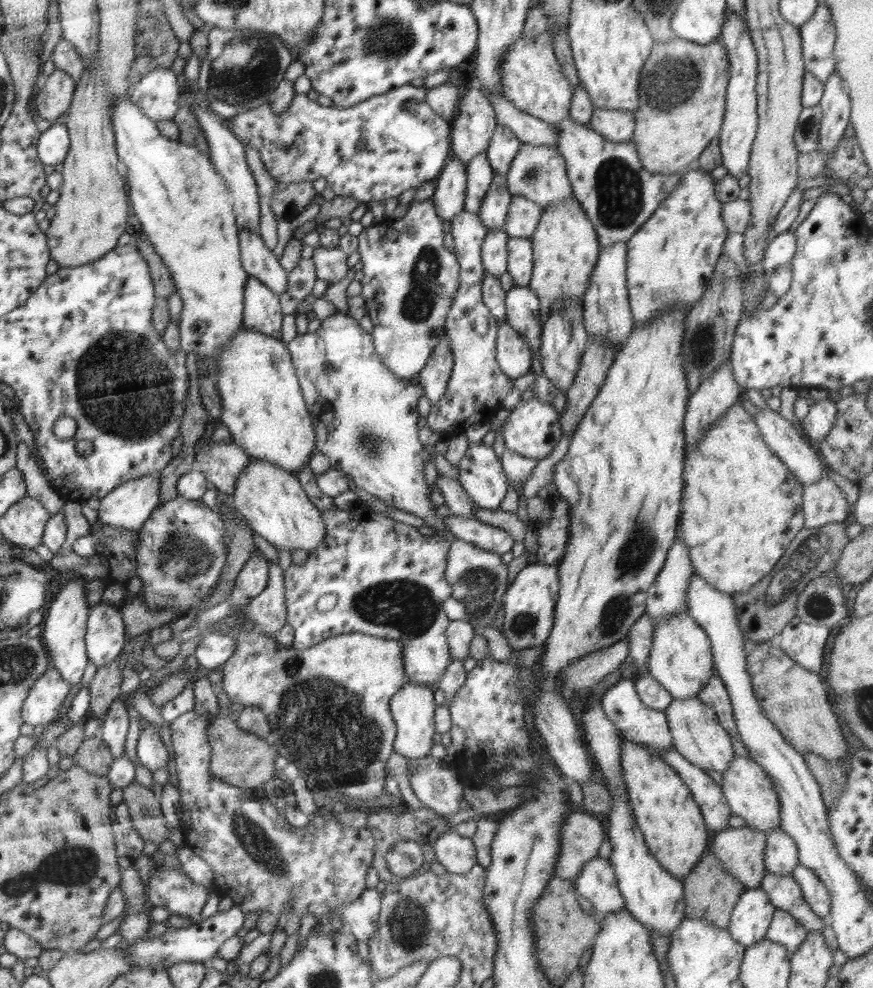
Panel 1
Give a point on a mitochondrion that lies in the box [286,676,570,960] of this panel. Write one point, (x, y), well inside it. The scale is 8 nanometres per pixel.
(407, 924)

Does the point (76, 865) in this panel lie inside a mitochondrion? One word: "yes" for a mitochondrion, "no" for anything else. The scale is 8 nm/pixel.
yes

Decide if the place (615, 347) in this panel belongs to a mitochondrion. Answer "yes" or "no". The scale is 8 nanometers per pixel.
no

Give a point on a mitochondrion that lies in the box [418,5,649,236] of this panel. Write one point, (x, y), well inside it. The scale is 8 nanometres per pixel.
(619, 188)

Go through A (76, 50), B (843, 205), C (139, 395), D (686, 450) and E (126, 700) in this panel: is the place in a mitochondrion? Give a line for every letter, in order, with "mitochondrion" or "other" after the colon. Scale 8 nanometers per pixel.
A: other
B: other
C: mitochondrion
D: other
E: other

